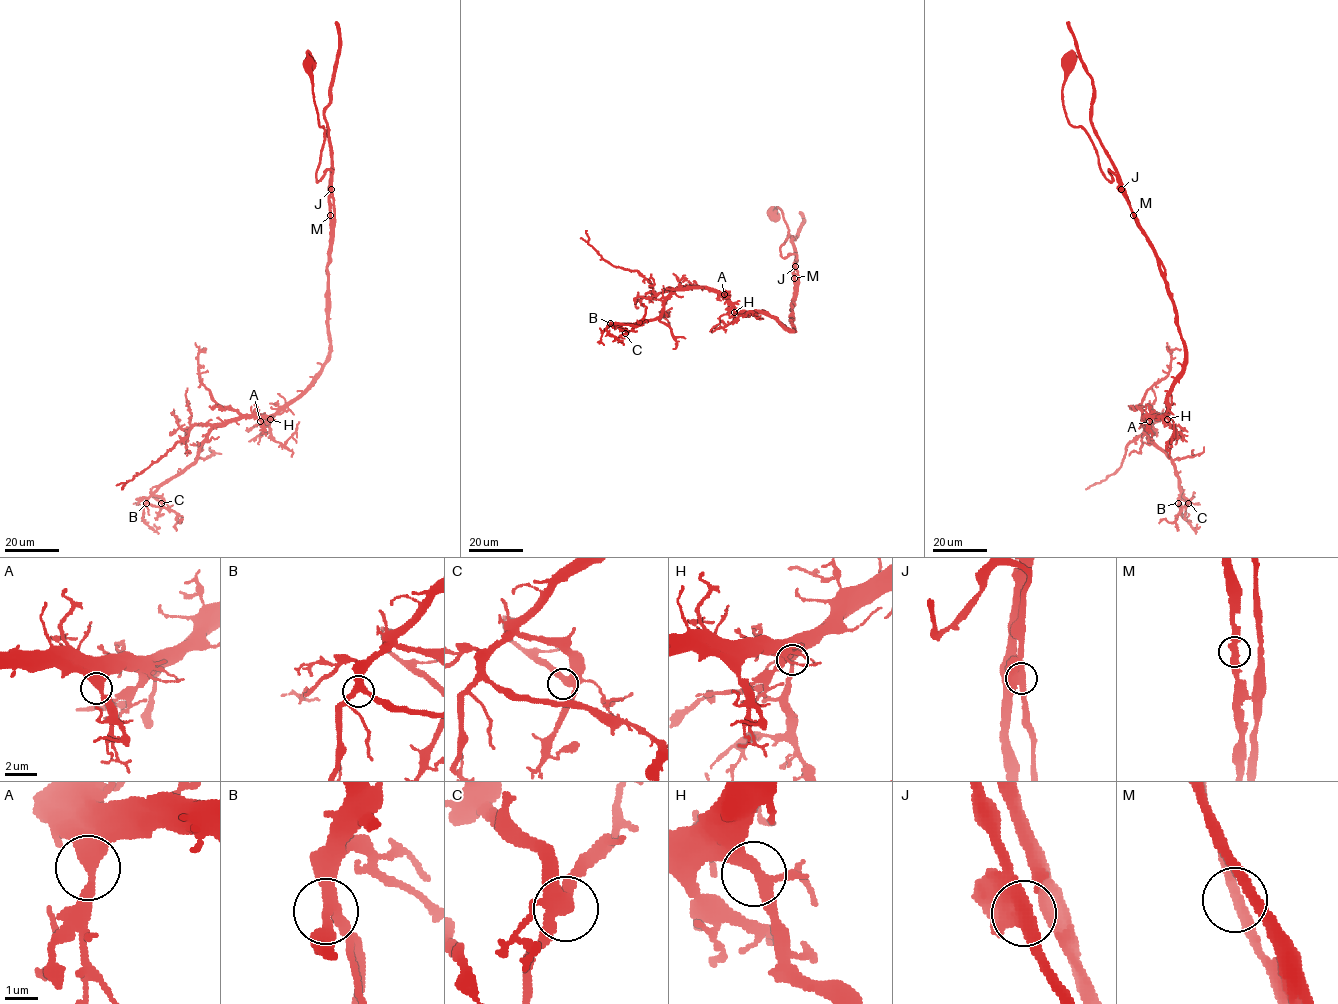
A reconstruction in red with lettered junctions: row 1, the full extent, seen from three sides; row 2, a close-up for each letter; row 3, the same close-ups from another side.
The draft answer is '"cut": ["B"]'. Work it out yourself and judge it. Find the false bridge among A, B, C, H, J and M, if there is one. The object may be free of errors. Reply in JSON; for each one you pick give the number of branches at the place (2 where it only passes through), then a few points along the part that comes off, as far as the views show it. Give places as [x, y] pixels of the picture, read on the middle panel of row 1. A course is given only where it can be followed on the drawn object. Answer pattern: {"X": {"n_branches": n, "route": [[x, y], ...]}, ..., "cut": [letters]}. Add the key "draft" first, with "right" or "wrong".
{"draft": "wrong", "cut": []}

